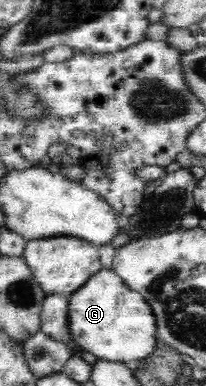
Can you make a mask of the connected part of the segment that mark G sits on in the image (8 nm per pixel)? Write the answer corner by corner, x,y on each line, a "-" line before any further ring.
101,269
69,297
68,314
74,341
98,360
134,366
137,361
149,357
159,343
153,308
112,269

